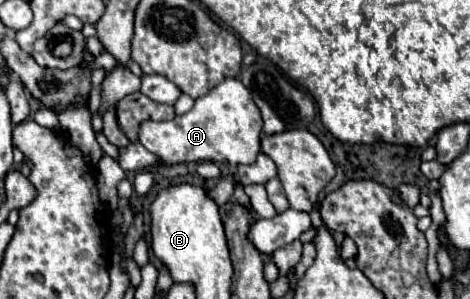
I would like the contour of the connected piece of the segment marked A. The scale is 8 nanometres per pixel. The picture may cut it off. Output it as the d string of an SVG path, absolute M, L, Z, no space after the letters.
M225 79L221 85L211 89L207 95L195 99L195 107L183 115L177 115L171 121L145 121L139 129L139 143L151 151L159 161L167 165L177 163L199 163L199 161L217 161L217 163L253 163L257 153L261 151L261 127L263 119L259 115L259 109L255 107L255 101L251 99L251 93L239 79Z

